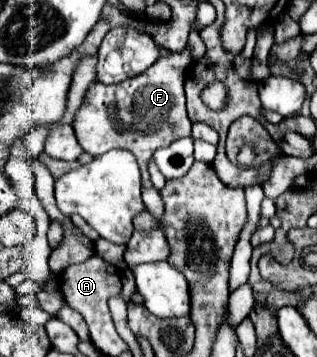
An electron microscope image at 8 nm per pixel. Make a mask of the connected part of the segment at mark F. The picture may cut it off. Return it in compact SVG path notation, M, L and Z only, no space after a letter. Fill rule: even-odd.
M185 45L183 51L173 51L167 57L159 57L147 71L127 79L117 85L93 83L87 89L87 105L83 103L75 113L73 129L77 133L79 145L99 157L109 149L127 149L137 157L141 177L143 177L143 201L147 211L159 221L163 215L163 201L159 191L149 179L149 159L159 147L167 147L181 137L191 137L191 121L185 109L183 83L187 69L191 67L191 47Z

